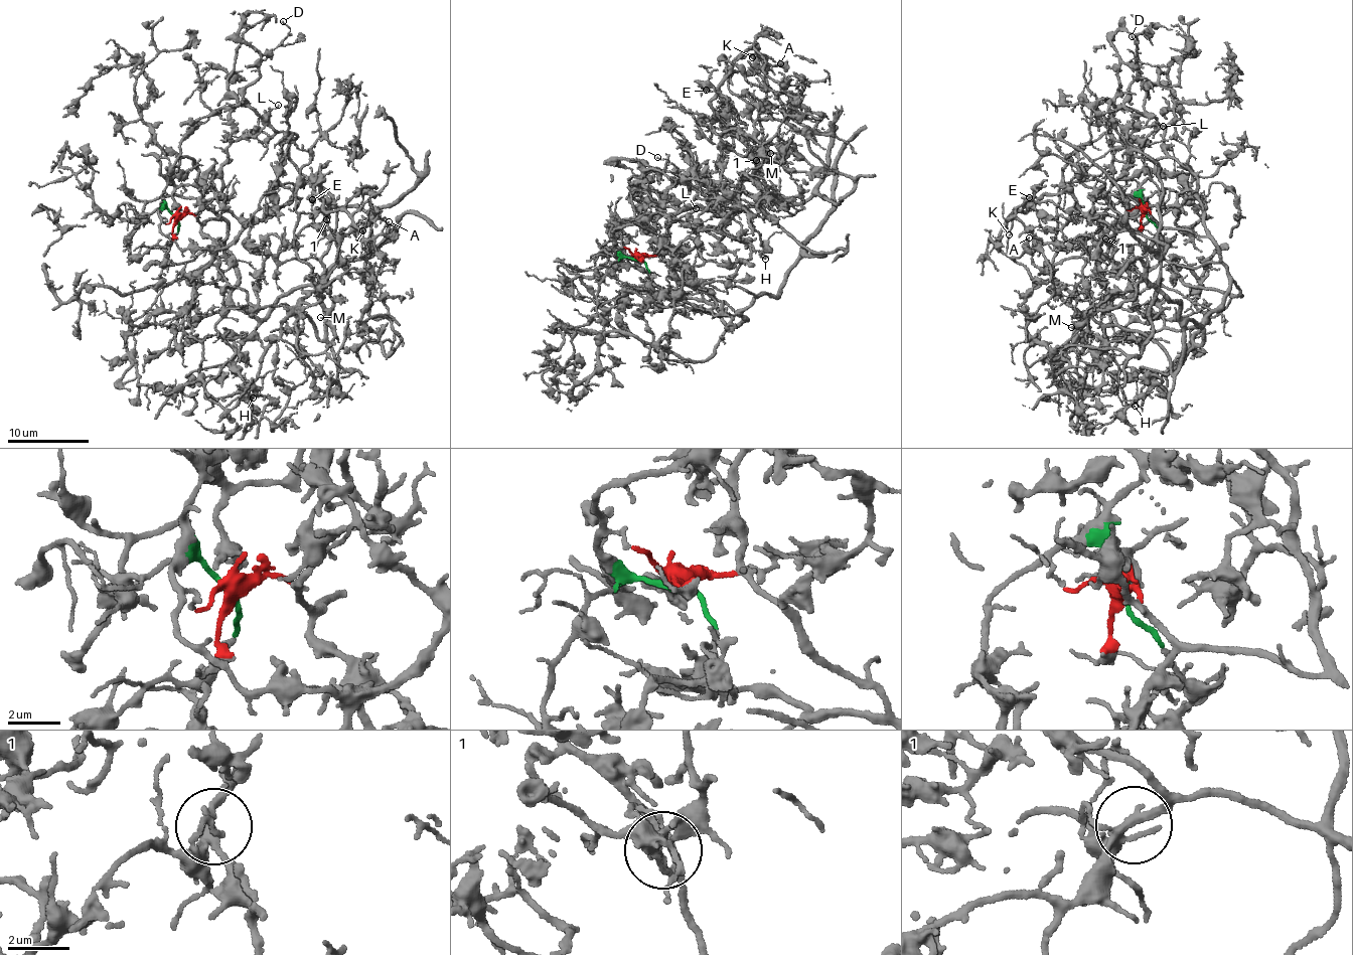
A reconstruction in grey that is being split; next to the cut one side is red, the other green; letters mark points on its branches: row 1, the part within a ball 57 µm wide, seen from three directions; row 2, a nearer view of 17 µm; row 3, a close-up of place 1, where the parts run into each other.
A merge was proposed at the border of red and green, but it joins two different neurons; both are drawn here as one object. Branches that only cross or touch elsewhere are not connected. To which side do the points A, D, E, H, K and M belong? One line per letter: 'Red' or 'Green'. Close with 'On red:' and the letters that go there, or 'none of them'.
A: Green
D: Green
E: Green
H: Green
K: Green
M: Green
On red: none of them

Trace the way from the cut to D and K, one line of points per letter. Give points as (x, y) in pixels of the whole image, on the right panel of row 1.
D: (1146, 210), (1130, 195), (1106, 211), (1104, 241), (1145, 224), (1162, 182), (1109, 111), (1131, 36)
K: (1146, 210), (1130, 195), (1106, 211), (1110, 245), (1157, 207), (1153, 237), (1041, 194), (1008, 235)

